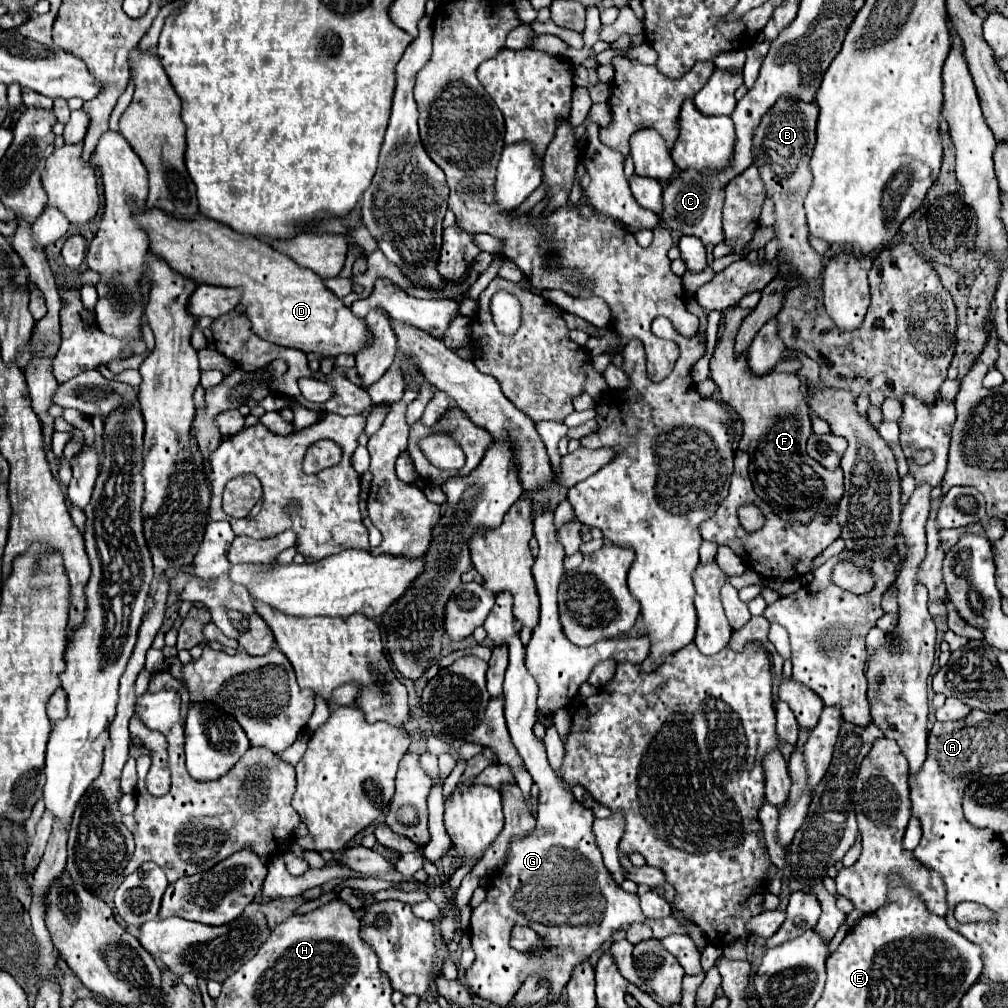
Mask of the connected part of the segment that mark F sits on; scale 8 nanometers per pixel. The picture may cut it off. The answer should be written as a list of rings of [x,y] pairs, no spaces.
[[[734,306],[732,310],[726,310],[722,314],[720,336],[718,336],[716,348],[714,348],[712,358],[710,358],[710,378],[716,382],[720,396],[722,396],[722,402],[728,404],[730,408],[734,408],[740,414],[740,418],[744,420],[744,434],[742,434],[738,448],[748,452],[748,456],[750,456],[750,480],[754,484],[756,494],[762,500],[766,500],[766,504],[770,504],[774,514],[778,514],[780,518],[784,518],[788,522],[796,522],[796,520],[808,522],[816,516],[816,512],[826,514],[828,508],[840,500],[840,496],[844,492],[842,468],[826,470],[822,464],[818,464],[816,460],[812,460],[806,454],[806,440],[812,434],[812,420],[810,420],[810,410],[808,410],[806,398],[800,390],[798,374],[782,374],[782,372],[772,370],[772,372],[758,376],[750,370],[748,360],[746,360],[746,352],[744,354],[734,352],[736,332],[748,314],[750,314],[750,310],[742,308],[742,306]]]

